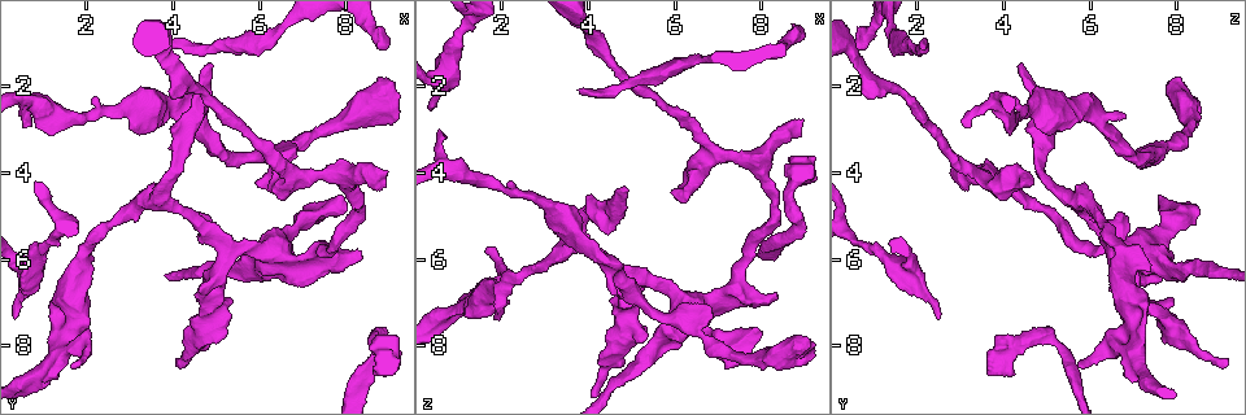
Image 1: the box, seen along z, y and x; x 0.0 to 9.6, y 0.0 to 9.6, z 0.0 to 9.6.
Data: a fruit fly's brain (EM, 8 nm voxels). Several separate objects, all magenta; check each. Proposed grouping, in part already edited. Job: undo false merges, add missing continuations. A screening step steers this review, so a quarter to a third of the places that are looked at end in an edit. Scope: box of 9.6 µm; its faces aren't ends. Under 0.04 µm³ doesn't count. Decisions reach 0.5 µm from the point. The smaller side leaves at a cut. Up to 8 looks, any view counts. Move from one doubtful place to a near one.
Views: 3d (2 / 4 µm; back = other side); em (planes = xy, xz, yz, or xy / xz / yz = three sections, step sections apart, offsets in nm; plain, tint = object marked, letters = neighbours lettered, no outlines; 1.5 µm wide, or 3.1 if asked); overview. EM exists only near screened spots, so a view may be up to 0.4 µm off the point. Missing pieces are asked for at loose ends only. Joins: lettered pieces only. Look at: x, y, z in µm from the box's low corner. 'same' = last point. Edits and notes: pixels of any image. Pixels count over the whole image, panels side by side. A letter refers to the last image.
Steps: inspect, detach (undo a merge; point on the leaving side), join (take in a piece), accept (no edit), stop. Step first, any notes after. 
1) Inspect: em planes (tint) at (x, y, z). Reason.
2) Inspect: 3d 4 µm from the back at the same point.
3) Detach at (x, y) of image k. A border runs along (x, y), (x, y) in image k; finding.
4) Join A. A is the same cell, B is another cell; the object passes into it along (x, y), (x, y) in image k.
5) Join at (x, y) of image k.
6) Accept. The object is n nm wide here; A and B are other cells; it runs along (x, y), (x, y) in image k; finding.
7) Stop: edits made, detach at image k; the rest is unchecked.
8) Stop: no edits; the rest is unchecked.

Inspect: 3d 2 µm from the back at (8.90, 8.00, 5.30). Sharp bend.

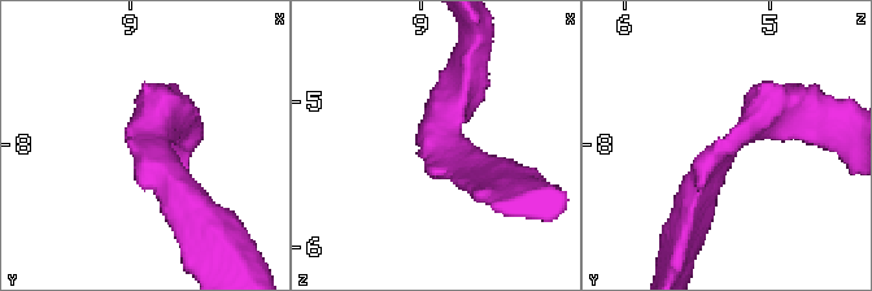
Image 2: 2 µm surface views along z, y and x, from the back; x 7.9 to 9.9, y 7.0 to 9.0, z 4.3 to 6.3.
Inspect: em xy step 8 (letters) at (8.84, 8.00, 5.30).

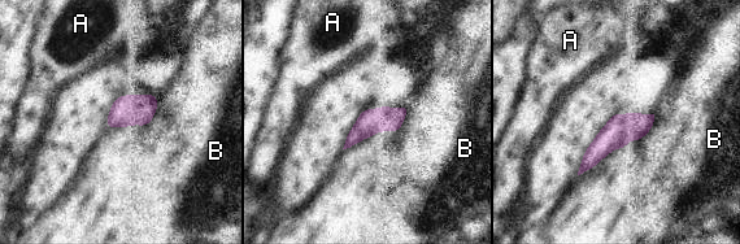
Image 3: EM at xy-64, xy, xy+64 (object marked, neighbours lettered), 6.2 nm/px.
Accept. The object is 150 nm wide here; A and B are other cells; a border runs along (610, 151), (578, 175) in image 3; continuous, no second neuron.

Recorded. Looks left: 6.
Inspect: em xz step 4 (tint) at (4.90, 1.55, 4.30). An open end.

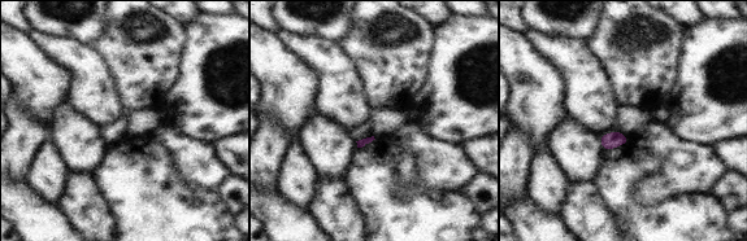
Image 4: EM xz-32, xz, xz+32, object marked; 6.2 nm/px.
Inspect: em planes (letters) at the same point.

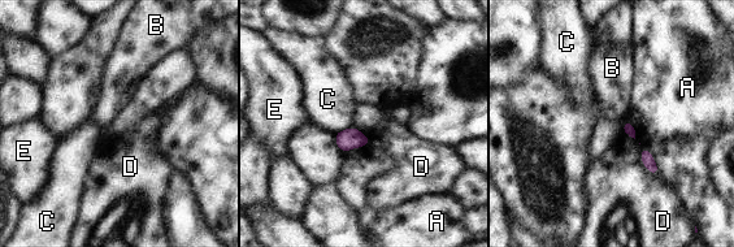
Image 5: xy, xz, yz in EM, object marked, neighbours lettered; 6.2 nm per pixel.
Accept. A, B, C, D and E are other cells; a border runs along (641, 147), (642, 163), (658, 174) in image 5; no lettered piece goes on from it.

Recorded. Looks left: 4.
Inspect: em yz step 4 (letters) at (3.75, 1.05, 2.10).

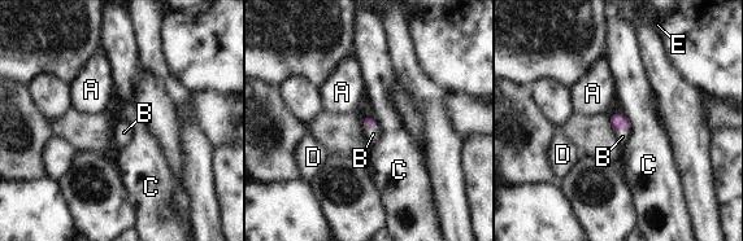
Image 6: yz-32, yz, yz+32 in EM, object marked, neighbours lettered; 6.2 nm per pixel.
Inspect: em planes (letters) at the same point. Cut it another way.

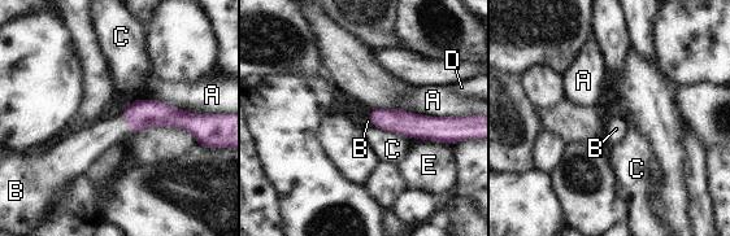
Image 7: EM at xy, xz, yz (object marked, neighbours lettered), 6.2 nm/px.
Join B. B is the same cell, A, C, D and E are other cells; the object passes into it along (140, 114), (129, 123), (92, 140) in image 7; it goes on there.

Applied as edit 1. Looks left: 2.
Stop: edits made, join at image 7; the rest is unchecked.

